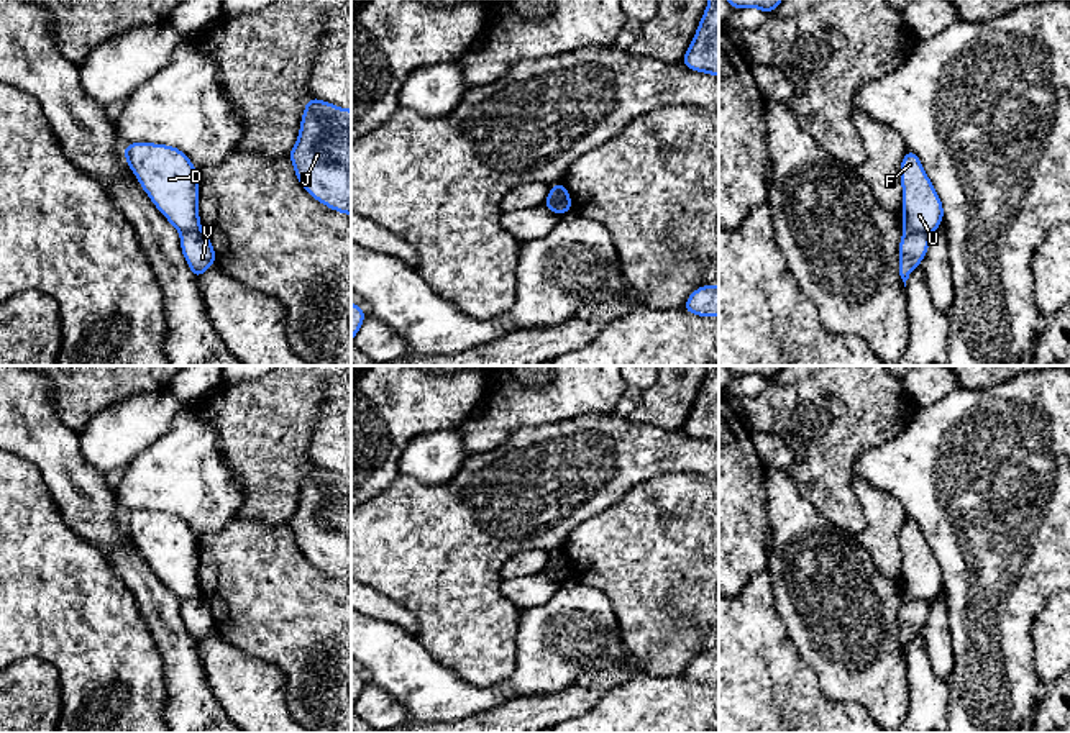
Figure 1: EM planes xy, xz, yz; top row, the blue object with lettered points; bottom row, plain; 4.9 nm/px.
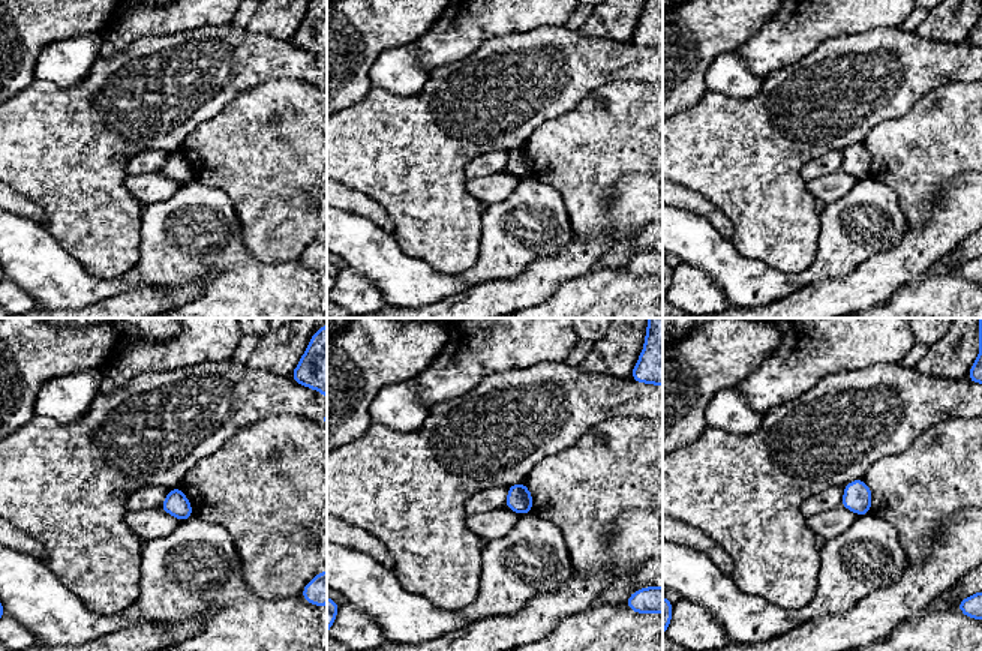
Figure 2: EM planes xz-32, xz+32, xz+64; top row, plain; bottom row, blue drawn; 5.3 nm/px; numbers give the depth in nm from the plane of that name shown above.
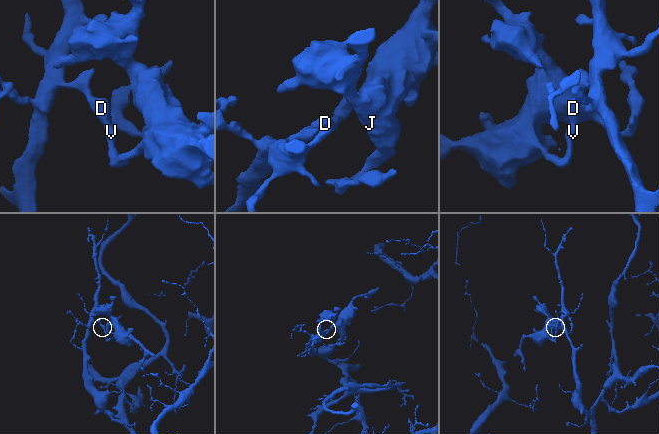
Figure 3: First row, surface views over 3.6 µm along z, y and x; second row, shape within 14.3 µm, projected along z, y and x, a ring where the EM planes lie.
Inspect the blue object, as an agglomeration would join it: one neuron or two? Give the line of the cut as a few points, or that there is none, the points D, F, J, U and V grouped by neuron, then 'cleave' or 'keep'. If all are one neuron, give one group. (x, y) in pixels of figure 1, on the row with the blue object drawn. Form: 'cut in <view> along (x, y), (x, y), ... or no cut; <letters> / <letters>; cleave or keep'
cut in yz along (905, 228), (929, 235); D F U / J V; cleave

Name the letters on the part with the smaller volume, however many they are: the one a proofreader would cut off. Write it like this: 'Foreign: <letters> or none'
Foreign: J, V

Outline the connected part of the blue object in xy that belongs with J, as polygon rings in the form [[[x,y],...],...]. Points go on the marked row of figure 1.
[[[310,97],[289,157],[315,200],[351,215],[351,110]]]

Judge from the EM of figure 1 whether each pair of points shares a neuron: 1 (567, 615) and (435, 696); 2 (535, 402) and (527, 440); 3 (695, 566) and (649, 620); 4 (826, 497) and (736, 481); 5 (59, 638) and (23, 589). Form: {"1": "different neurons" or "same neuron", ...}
{"1": "same neuron", "2": "different neurons", "3": "same neuron", "4": "different neurons", "5": "same neuron"}

